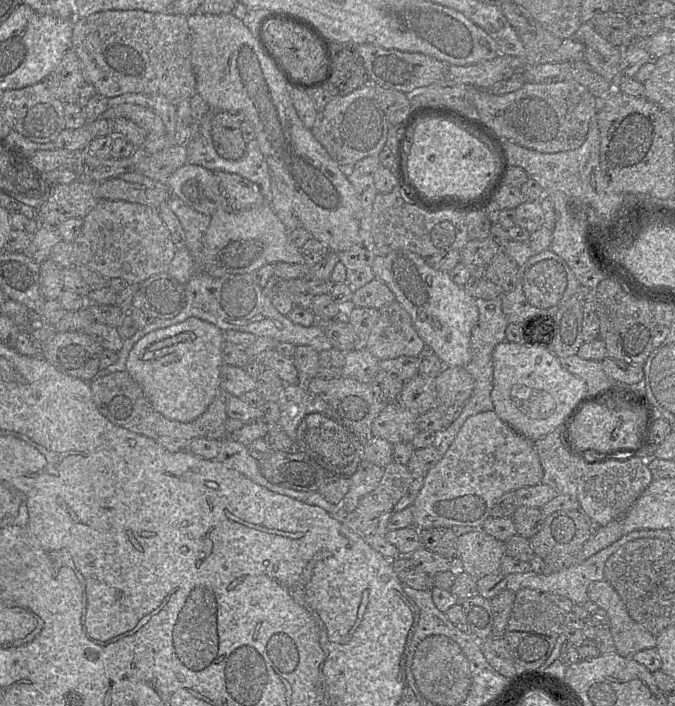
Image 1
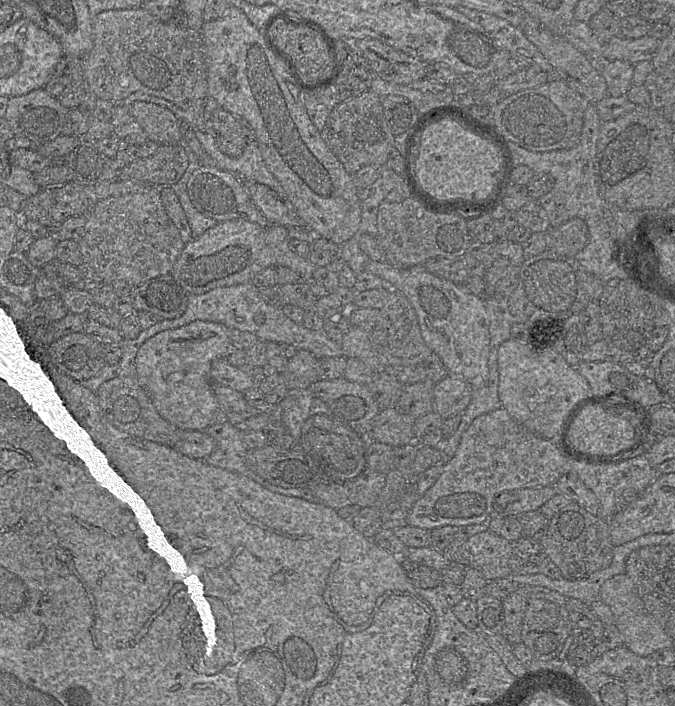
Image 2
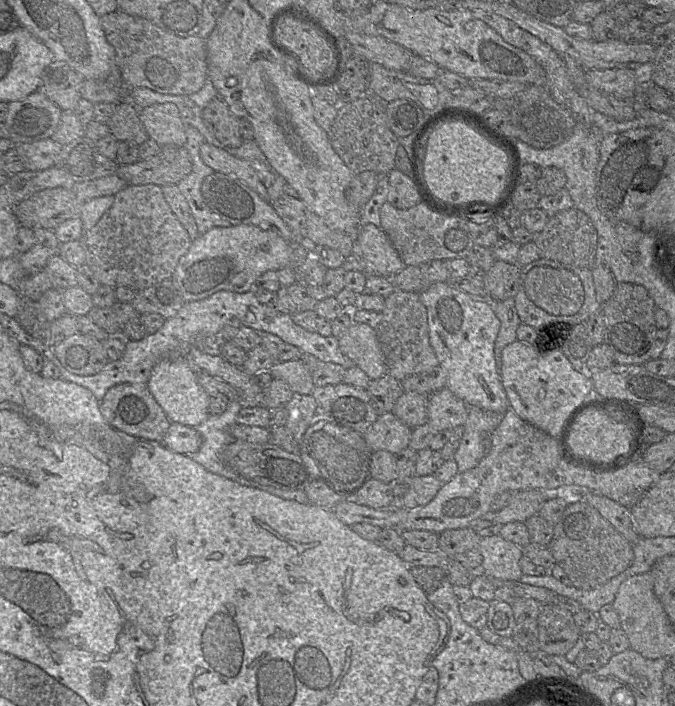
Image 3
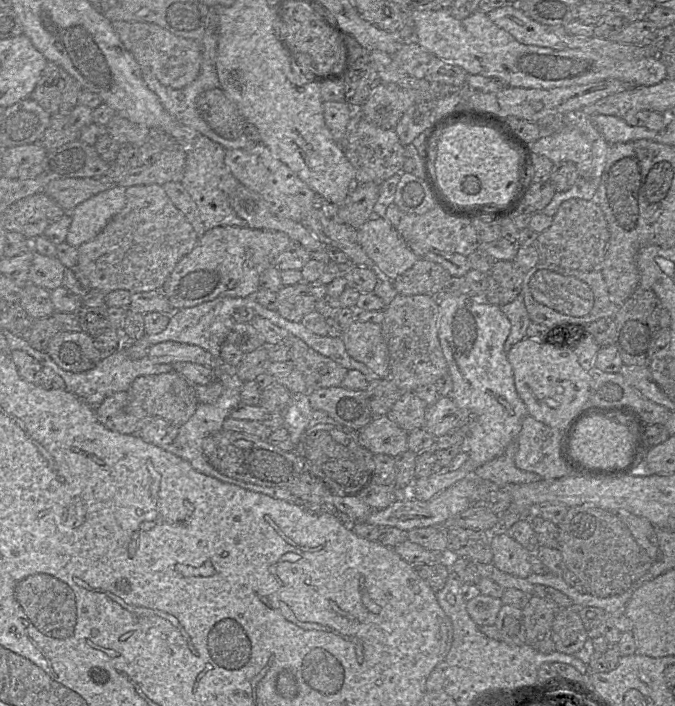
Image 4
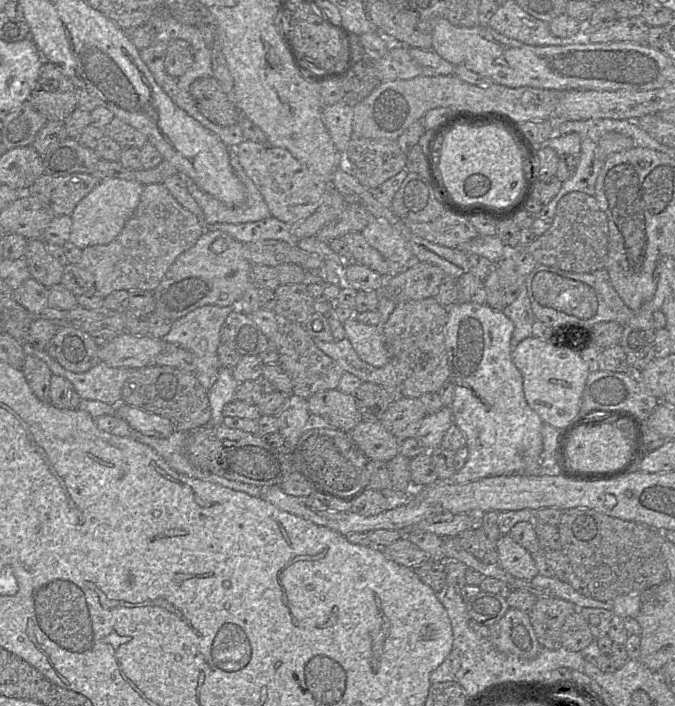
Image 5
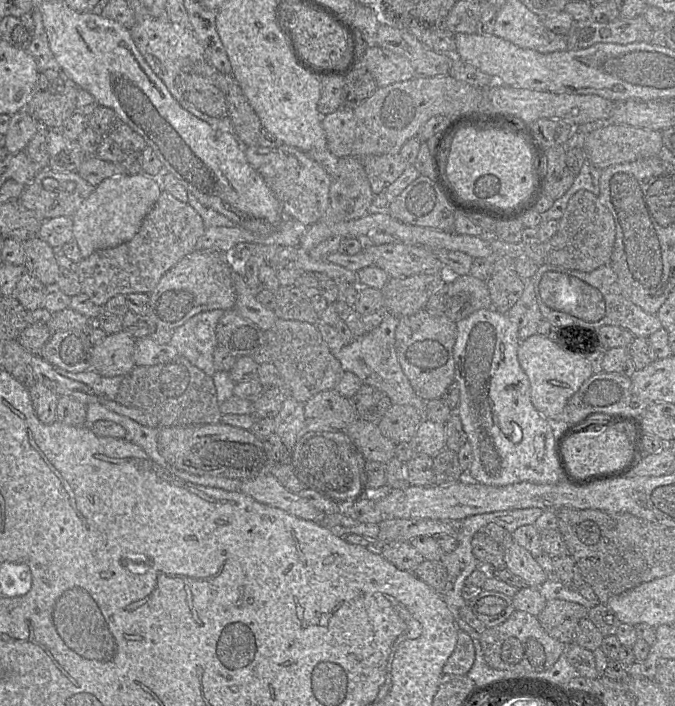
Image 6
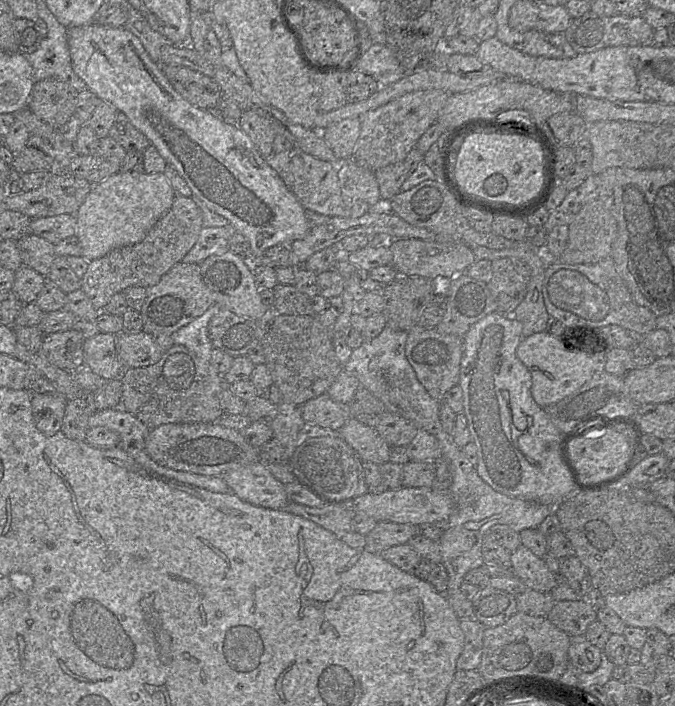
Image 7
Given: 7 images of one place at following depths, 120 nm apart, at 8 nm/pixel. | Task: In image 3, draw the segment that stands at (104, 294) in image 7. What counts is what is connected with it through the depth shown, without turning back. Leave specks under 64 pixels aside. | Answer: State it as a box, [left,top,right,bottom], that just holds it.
[80,184,192,291]

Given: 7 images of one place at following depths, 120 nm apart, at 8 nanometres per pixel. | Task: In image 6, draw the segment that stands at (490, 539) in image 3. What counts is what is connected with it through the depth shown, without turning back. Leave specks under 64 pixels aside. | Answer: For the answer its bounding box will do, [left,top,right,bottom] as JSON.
[504,542,548,588]

